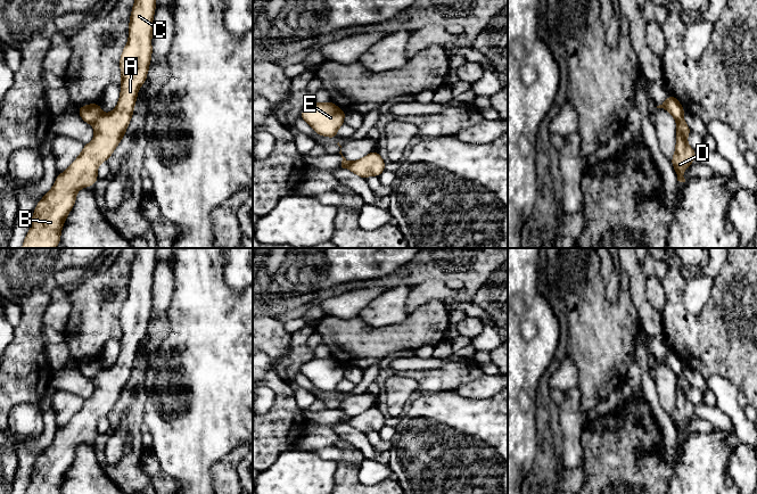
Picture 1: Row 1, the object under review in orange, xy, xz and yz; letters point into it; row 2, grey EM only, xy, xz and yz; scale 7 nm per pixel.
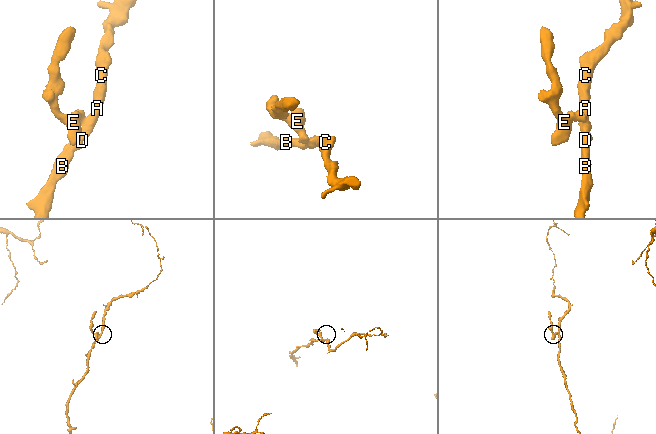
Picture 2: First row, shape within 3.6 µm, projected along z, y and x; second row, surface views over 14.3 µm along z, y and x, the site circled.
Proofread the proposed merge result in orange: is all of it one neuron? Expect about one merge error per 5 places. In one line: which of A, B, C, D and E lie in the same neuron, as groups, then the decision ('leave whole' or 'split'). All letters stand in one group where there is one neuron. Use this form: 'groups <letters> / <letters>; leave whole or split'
groups A B C D / E; split

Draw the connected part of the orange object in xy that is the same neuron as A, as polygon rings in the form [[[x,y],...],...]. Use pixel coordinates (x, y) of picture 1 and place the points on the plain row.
[[[138,248],[131,266],[129,296],[120,314],[121,351],[116,363],[92,379],[94,393],[38,458],[25,494],[60,494],[76,447],[98,436],[97,423],[108,415],[132,373],[139,343],[146,337],[151,313],[153,274],[157,248]]]

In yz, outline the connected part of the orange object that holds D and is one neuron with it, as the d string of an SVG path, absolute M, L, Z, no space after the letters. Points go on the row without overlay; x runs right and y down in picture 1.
M681 373L677 379L676 403L672 413L672 419L677 428L677 436L685 437L683 427L696 415L696 406L686 397L686 392L691 388L686 377Z

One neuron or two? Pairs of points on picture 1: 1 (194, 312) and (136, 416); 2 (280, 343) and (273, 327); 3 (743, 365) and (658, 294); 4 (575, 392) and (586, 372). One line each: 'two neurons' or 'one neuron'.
1: two neurons
2: one neuron
3: two neurons
4: two neurons

